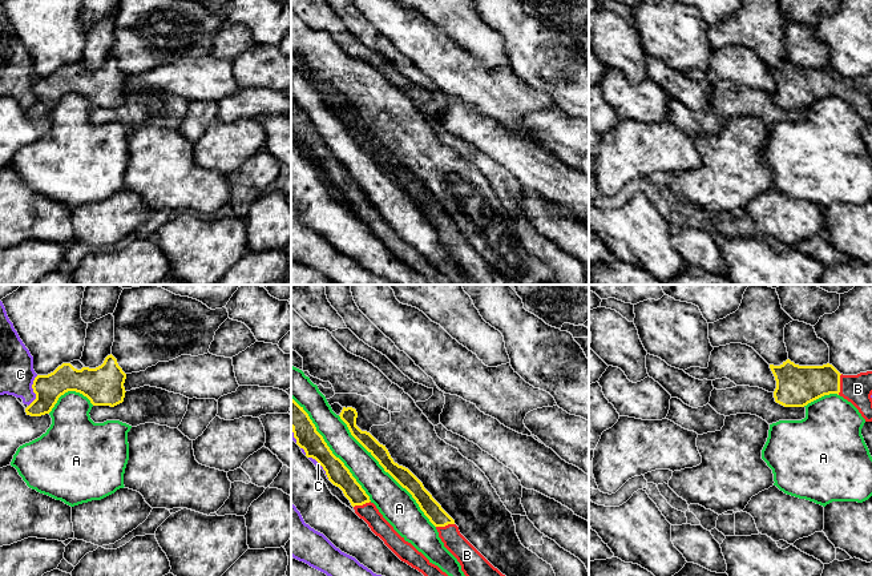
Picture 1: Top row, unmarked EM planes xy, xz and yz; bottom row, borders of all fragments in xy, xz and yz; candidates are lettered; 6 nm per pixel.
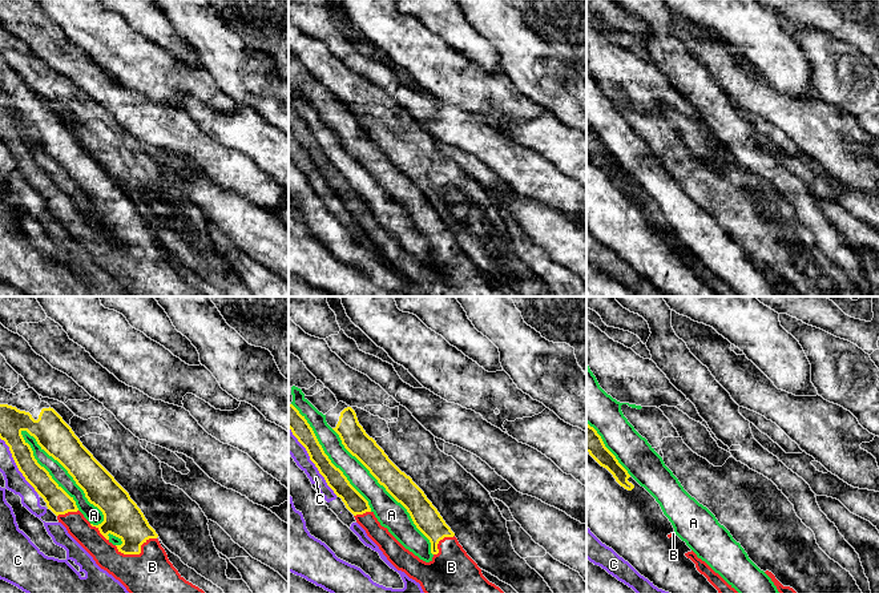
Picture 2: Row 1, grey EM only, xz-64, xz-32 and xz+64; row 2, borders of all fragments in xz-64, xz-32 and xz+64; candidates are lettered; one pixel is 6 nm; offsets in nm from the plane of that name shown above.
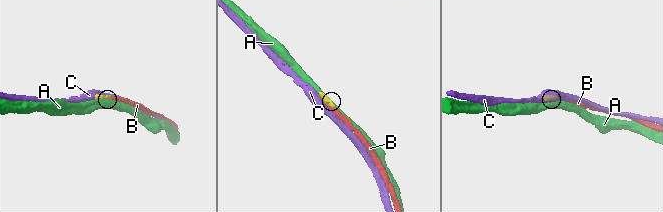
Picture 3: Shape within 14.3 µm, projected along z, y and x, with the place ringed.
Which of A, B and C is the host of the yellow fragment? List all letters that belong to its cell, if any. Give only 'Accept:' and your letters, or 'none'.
Accept: B

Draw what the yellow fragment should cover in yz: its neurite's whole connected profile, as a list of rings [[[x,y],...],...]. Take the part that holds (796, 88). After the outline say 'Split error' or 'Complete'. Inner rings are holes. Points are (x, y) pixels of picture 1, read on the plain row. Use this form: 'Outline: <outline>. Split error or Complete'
Outline: [[[790,61],[770,71],[776,82],[776,105],[804,109],[824,97],[837,96],[851,104],[865,124],[872,124],[872,73],[843,77],[829,65],[799,68]]]. Split error

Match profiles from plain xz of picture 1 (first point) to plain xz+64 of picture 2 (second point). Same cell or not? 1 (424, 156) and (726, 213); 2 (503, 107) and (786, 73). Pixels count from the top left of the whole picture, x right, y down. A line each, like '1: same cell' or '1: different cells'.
1: same cell
2: different cells

